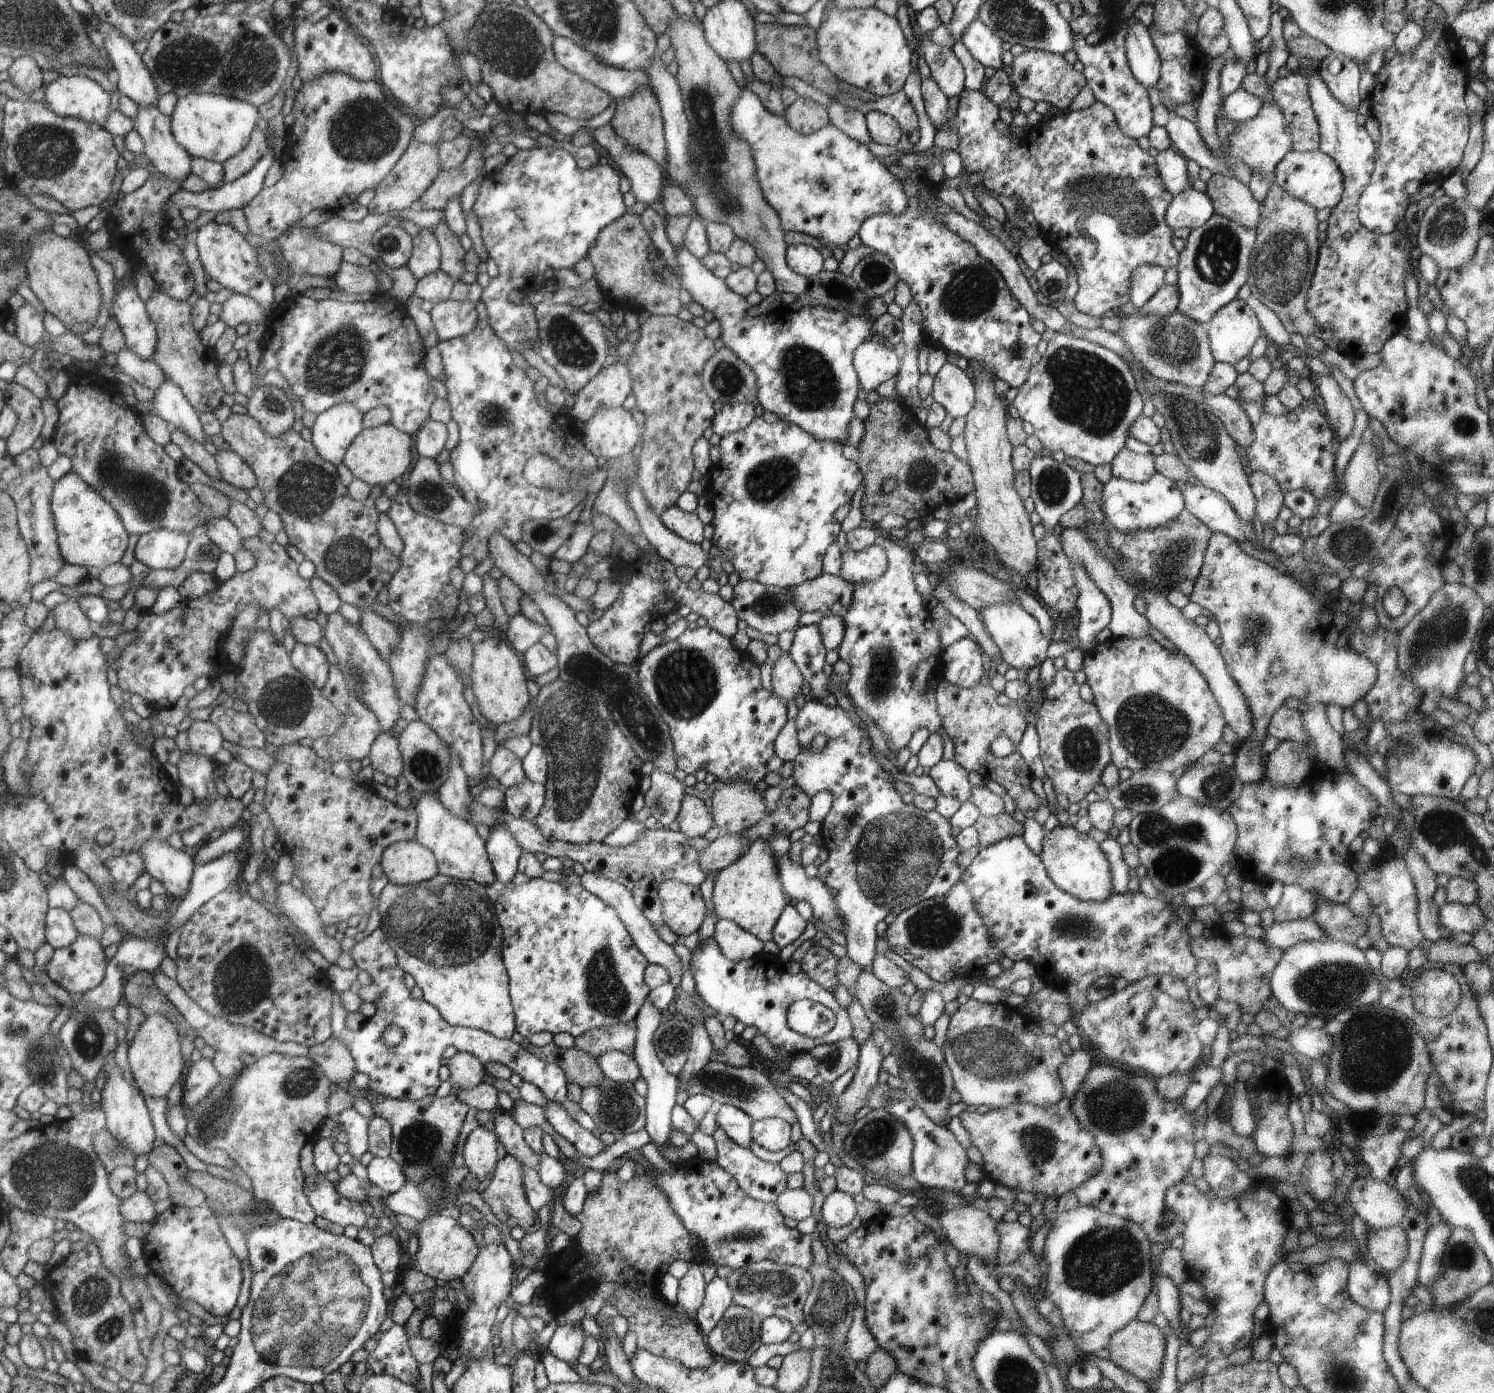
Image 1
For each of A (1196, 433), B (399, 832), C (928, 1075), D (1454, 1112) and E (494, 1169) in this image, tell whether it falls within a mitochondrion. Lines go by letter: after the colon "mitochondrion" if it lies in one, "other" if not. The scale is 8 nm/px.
A: mitochondrion
B: other
C: mitochondrion
D: other
E: other

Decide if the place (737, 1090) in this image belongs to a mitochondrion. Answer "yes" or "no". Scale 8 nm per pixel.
yes

